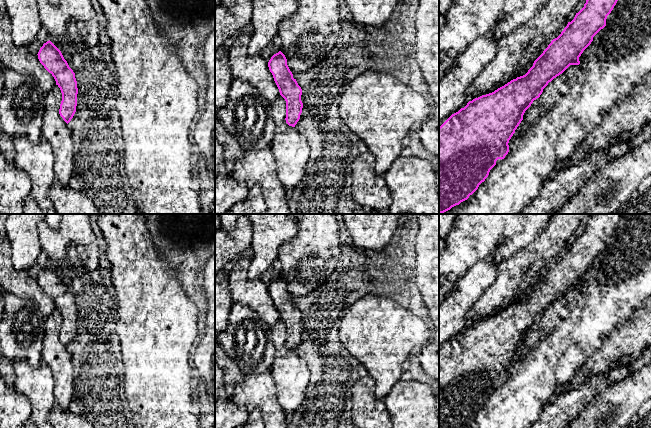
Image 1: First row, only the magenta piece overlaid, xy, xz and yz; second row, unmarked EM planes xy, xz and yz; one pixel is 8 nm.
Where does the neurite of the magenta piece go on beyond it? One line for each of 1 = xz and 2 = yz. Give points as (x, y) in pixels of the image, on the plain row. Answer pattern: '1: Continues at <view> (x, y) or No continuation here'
1: No continuation here
2: No continuation here

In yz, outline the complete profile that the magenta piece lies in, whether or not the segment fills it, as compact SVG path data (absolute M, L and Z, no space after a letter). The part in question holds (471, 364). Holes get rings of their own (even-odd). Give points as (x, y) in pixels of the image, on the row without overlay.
M591 214L584 231L568 246L561 258L553 263L543 277L534 285L528 296L511 304L492 317L469 325L464 332L452 338L439 351L439 428L460 428L467 424L485 405L498 383L504 383L509 376L509 364L523 344L525 335L540 321L543 313L570 289L579 289L579 281L591 268L593 261L606 250L607 240L616 229L623 214Z

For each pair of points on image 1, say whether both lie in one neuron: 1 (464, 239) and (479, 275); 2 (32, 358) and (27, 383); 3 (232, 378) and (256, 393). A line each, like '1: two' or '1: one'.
1: two
2: two
3: two

